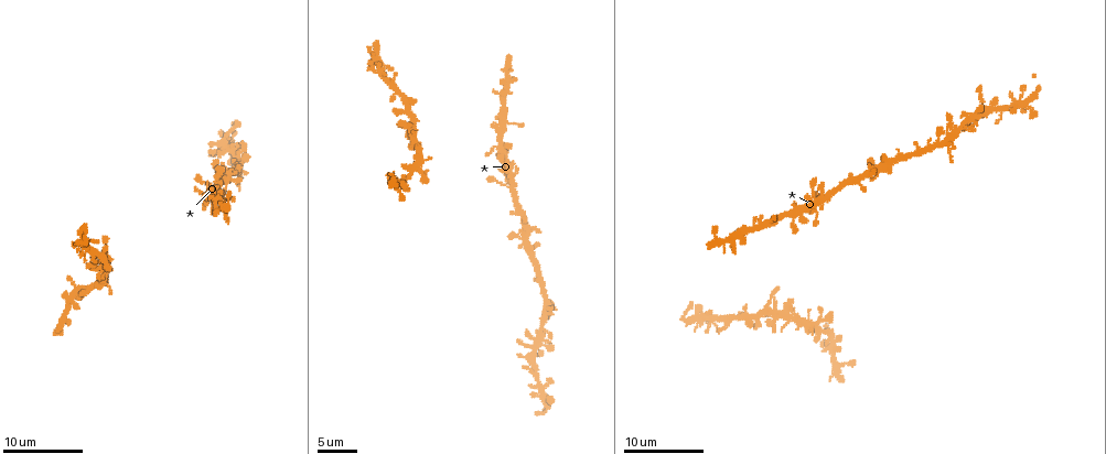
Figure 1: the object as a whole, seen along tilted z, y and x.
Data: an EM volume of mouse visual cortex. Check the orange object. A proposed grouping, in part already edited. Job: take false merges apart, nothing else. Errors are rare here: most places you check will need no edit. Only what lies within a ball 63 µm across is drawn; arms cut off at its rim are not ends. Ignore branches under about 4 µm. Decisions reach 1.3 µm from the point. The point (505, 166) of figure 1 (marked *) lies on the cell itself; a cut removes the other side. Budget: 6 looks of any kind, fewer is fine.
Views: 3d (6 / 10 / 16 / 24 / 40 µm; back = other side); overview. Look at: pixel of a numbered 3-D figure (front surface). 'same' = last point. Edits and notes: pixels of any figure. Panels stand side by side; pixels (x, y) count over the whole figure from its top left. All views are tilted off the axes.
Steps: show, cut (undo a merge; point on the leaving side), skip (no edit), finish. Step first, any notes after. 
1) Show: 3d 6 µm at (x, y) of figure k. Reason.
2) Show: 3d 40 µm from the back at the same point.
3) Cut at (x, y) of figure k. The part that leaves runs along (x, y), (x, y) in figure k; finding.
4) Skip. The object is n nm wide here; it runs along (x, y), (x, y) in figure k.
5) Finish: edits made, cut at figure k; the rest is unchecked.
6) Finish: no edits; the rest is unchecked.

Show: 3d 16 µm at (106, 241) of figure 1. Thick turns thin.

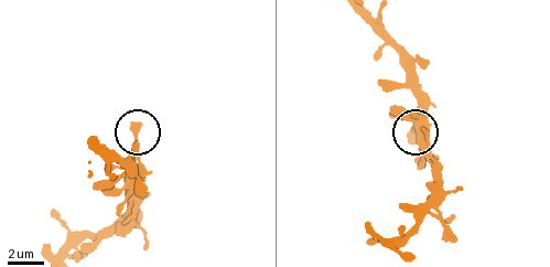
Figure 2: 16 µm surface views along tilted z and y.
Skip. The object is 290 nm wide here; all the same cell.

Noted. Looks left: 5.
Show: 3d 10 µm at (495, 125) of figure 1.

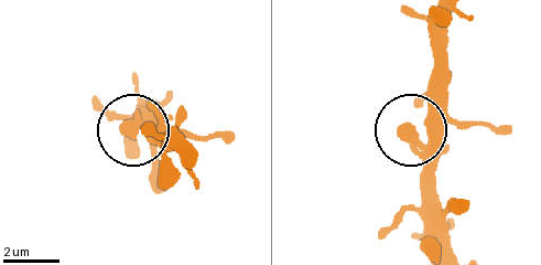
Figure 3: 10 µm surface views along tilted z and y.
Show: 3d 10 µm from the back at (416, 131) of figure 3.

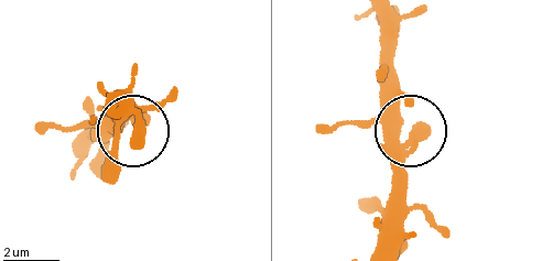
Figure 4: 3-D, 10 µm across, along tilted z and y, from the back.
Skip. It runs along (387, 249), (396, 171), (411, 136), (383, 51) in figure 4; continuous, no second cell.

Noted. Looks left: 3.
Show: 3d 10 µm at (509, 188) of figure 1. Four-way junction.

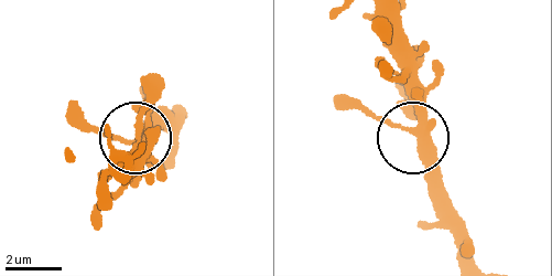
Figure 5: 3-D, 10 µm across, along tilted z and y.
Skip. Continuous, no second cell.

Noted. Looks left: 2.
Finish: no edits; the rest is unchecked.

